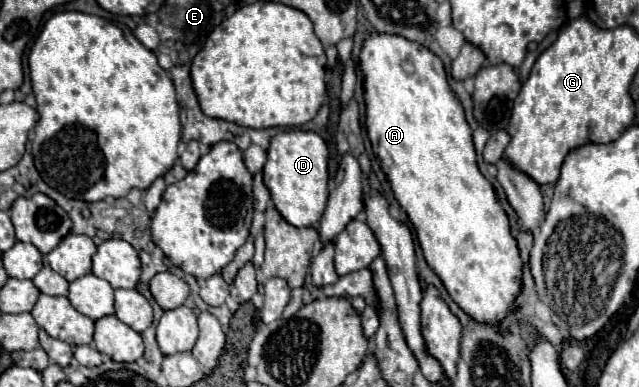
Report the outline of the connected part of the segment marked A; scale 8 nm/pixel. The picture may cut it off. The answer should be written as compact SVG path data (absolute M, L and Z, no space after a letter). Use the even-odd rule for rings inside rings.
M372 35L360 53L364 73L366 129L372 149L388 177L388 183L416 229L418 243L432 271L442 279L448 295L476 323L498 325L516 309L516 297L522 291L522 259L516 239L510 233L510 221L502 209L492 183L476 165L472 129L464 109L448 85L442 61L428 51L398 39L398 35Z

